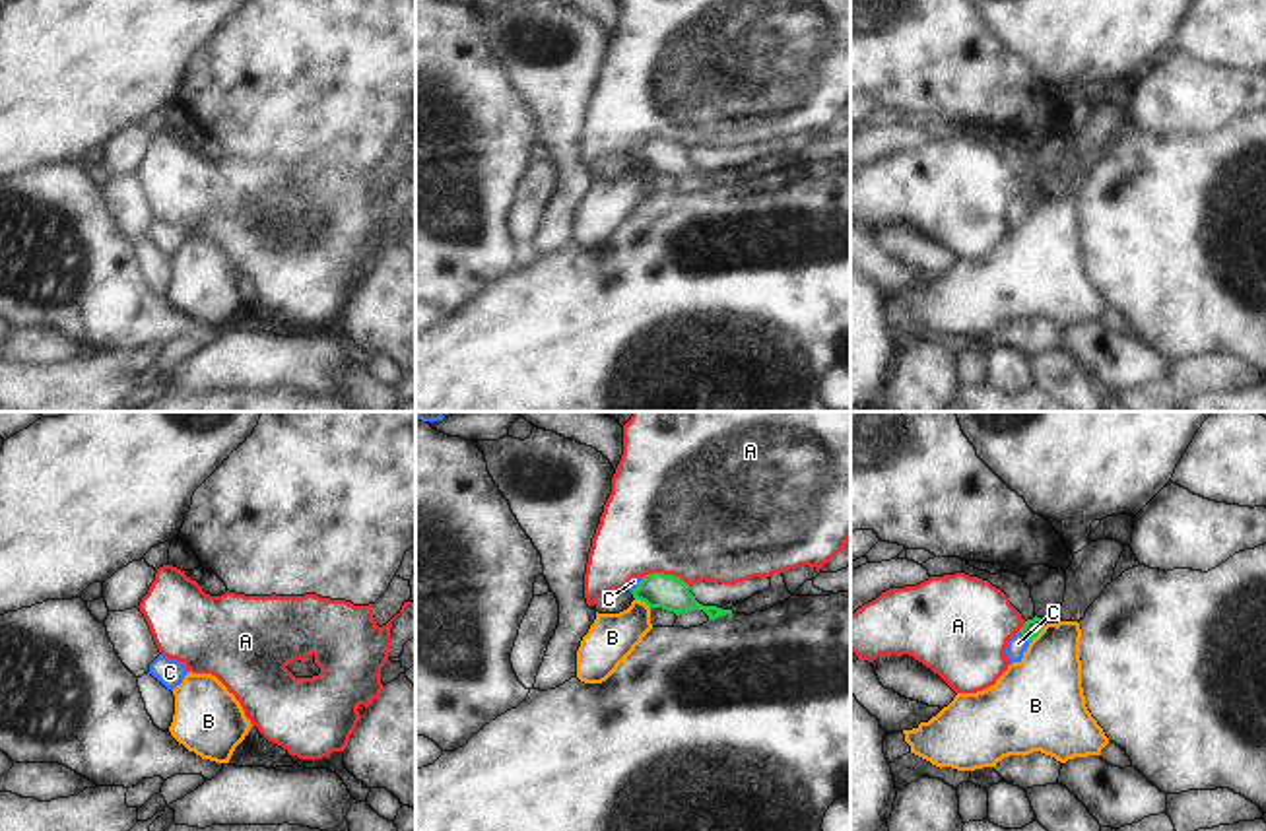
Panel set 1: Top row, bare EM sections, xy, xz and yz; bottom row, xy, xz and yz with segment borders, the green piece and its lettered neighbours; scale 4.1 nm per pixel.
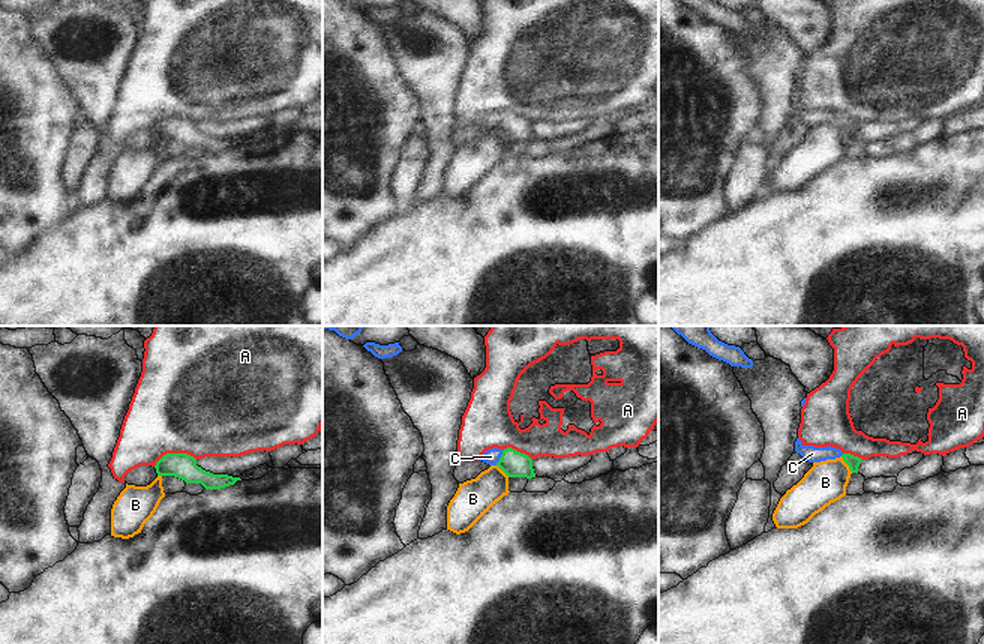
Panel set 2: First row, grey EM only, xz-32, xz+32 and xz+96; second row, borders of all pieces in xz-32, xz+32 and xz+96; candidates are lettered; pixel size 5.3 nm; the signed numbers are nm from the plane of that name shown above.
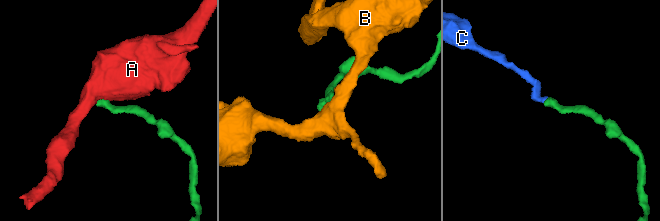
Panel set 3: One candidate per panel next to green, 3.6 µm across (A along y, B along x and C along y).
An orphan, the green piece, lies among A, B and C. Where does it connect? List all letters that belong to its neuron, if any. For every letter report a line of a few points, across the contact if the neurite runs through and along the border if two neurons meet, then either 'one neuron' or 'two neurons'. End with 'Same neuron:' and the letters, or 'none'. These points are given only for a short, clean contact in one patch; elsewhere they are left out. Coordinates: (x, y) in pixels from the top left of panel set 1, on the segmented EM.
A: line xz (643, 575), (672, 573), (688, 585); two neurons
B: line yz (1045, 626), (1032, 641); two neurons
C: line yz (1032, 628), (1024, 635), (1018, 643); one neuron
Same neuron: C

